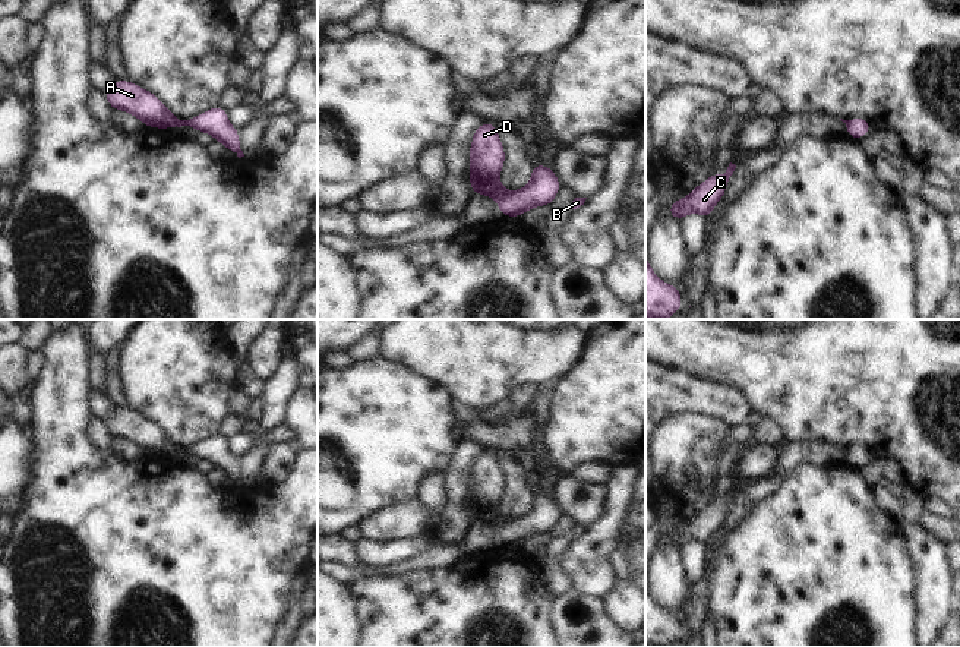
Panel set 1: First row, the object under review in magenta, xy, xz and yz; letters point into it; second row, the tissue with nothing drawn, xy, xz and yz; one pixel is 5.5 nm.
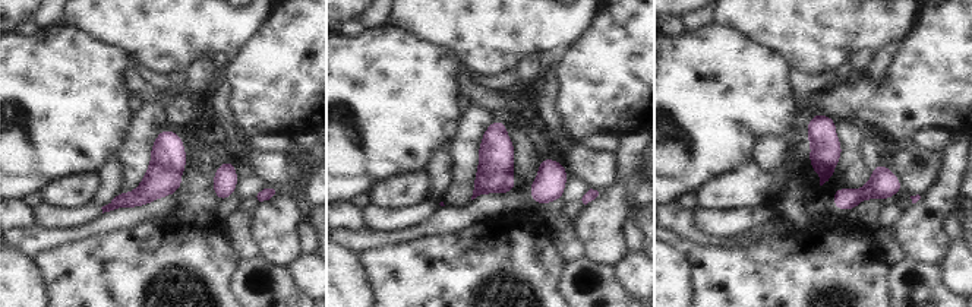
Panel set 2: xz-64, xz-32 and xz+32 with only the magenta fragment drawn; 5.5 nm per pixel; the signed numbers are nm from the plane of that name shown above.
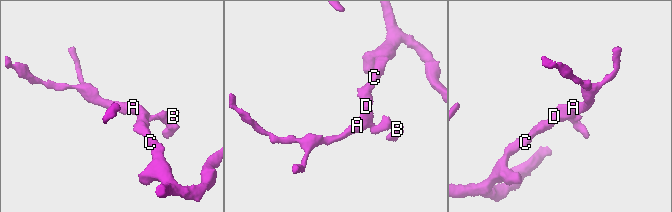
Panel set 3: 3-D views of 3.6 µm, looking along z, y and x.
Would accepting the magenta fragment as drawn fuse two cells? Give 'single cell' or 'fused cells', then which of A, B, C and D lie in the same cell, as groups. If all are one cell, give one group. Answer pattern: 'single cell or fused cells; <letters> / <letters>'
fused cells; A C D / B

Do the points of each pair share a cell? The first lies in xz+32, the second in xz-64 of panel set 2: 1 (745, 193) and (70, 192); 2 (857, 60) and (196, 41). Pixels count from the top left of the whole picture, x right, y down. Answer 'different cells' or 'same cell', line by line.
1: same cell
2: different cells

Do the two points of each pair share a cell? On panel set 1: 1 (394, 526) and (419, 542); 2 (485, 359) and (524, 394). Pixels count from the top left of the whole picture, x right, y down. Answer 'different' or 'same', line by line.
1: different
2: different

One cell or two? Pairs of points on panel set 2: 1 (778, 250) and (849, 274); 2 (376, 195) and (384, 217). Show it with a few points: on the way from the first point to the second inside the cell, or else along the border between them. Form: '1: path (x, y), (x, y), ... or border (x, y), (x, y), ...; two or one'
1: path (795, 268), (805, 278), (832, 278); one
2: border (371, 202), (387, 208), (415, 205); two

